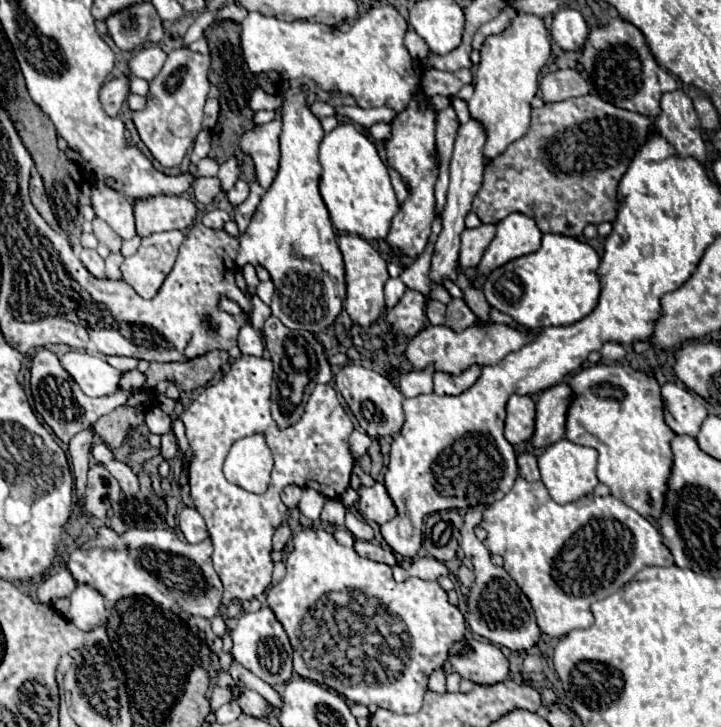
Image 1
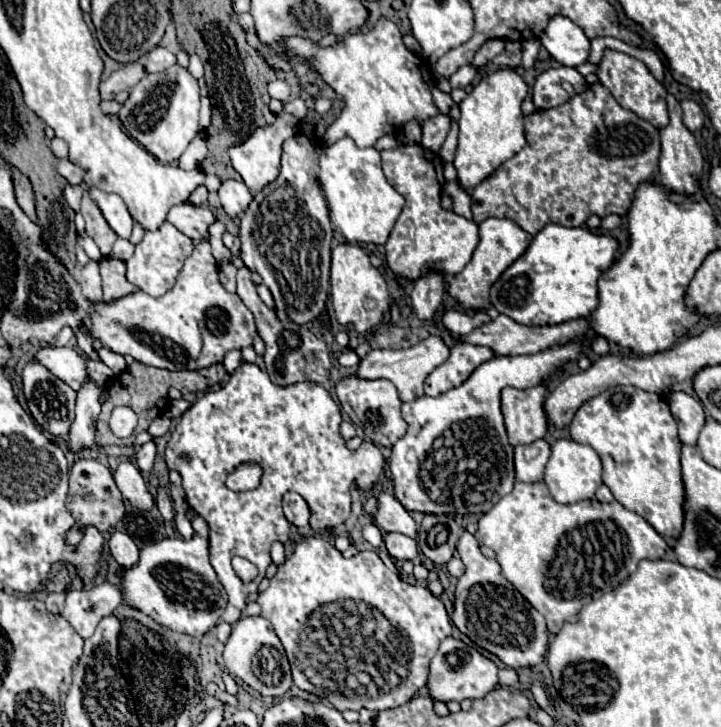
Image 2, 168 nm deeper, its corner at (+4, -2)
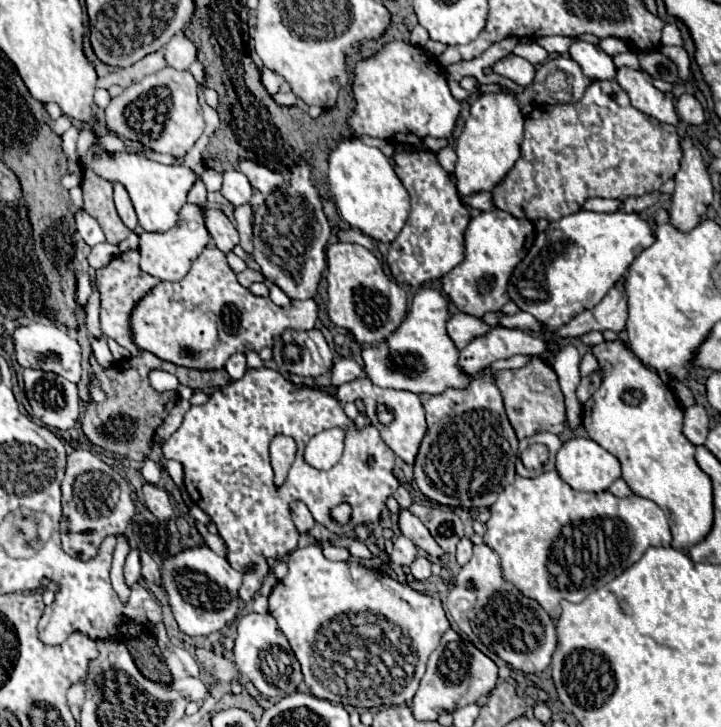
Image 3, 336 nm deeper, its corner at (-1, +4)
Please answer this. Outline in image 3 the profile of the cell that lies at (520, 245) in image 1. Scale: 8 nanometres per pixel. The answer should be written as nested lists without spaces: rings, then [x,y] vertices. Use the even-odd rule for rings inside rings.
[[[502,210],[480,212],[470,220],[464,232],[464,248],[466,248],[464,260],[442,278],[444,294],[450,296],[450,300],[460,312],[472,316],[484,316],[486,312],[500,312],[500,308],[506,302],[510,302],[506,286],[512,276],[512,270],[520,264],[520,260],[532,246],[534,236],[536,230],[530,220],[510,216],[508,212]]]

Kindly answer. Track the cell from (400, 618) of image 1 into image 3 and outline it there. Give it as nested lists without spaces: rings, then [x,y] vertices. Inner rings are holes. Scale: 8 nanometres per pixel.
[[[320,546],[298,548],[290,554],[286,578],[276,584],[270,594],[270,614],[276,618],[280,630],[292,646],[292,652],[302,666],[308,690],[316,698],[358,708],[410,704],[414,692],[418,690],[418,682],[424,676],[430,652],[450,628],[438,598],[420,594],[392,578],[384,578],[374,568],[364,568],[356,562],[326,560]],[[332,656],[350,656],[356,662],[356,670],[336,668],[336,674],[332,674]]]

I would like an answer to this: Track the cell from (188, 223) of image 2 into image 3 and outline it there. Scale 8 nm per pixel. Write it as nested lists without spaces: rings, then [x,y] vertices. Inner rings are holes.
[[[204,208],[204,214],[206,214],[206,228],[208,228],[210,236],[214,238],[216,248],[222,250],[224,254],[232,252],[232,248],[240,242],[234,224],[220,210]]]

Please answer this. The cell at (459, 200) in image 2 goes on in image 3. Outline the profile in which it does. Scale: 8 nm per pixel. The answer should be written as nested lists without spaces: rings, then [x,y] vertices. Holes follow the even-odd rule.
[[[480,192],[480,194],[472,194],[472,196],[460,196],[460,200],[468,202],[472,208],[482,210],[482,212],[494,210],[494,200],[492,200],[490,192]]]

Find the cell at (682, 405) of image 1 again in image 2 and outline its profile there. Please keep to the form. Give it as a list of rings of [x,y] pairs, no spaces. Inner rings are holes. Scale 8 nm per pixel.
[[[671,392],[669,408],[671,408],[671,414],[673,414],[677,426],[679,426],[679,440],[683,444],[695,446],[697,436],[705,424],[703,404],[685,392]]]

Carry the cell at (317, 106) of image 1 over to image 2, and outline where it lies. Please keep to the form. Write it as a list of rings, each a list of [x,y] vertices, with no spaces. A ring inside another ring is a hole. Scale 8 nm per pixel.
[[[295,98],[295,100],[289,100],[289,102],[287,102],[283,108],[285,108],[289,114],[297,116],[299,120],[307,116],[307,104],[305,104],[305,100],[303,100],[303,98]]]

